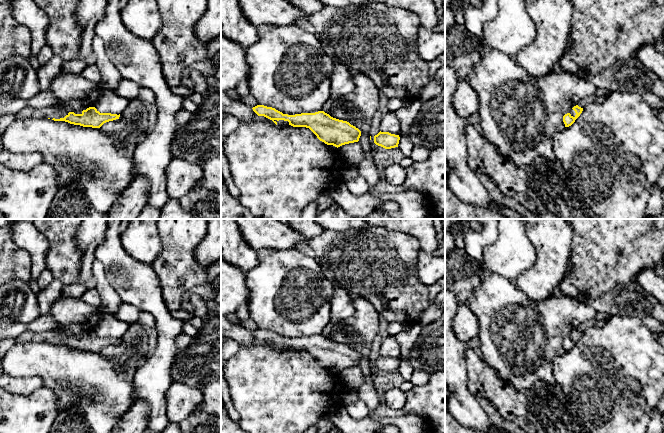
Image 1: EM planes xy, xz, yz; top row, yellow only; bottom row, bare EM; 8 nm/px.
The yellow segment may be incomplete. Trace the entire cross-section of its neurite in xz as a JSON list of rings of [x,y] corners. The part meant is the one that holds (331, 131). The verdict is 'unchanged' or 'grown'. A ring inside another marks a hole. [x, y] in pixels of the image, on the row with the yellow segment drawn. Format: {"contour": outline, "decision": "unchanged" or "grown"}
{"contour": [[[221,92],[221,112],[231,114],[245,122],[268,118],[278,126],[306,127],[320,141],[337,148],[345,144],[358,142],[361,136],[361,131],[358,128],[347,121],[333,118],[324,111],[288,115],[264,105],[257,105],[252,108],[234,100],[223,92]]], "decision": "grown"}

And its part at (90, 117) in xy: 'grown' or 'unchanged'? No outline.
grown

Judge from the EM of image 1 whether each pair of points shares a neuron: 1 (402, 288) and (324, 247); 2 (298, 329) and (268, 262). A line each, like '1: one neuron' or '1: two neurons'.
1: one neuron
2: one neuron

